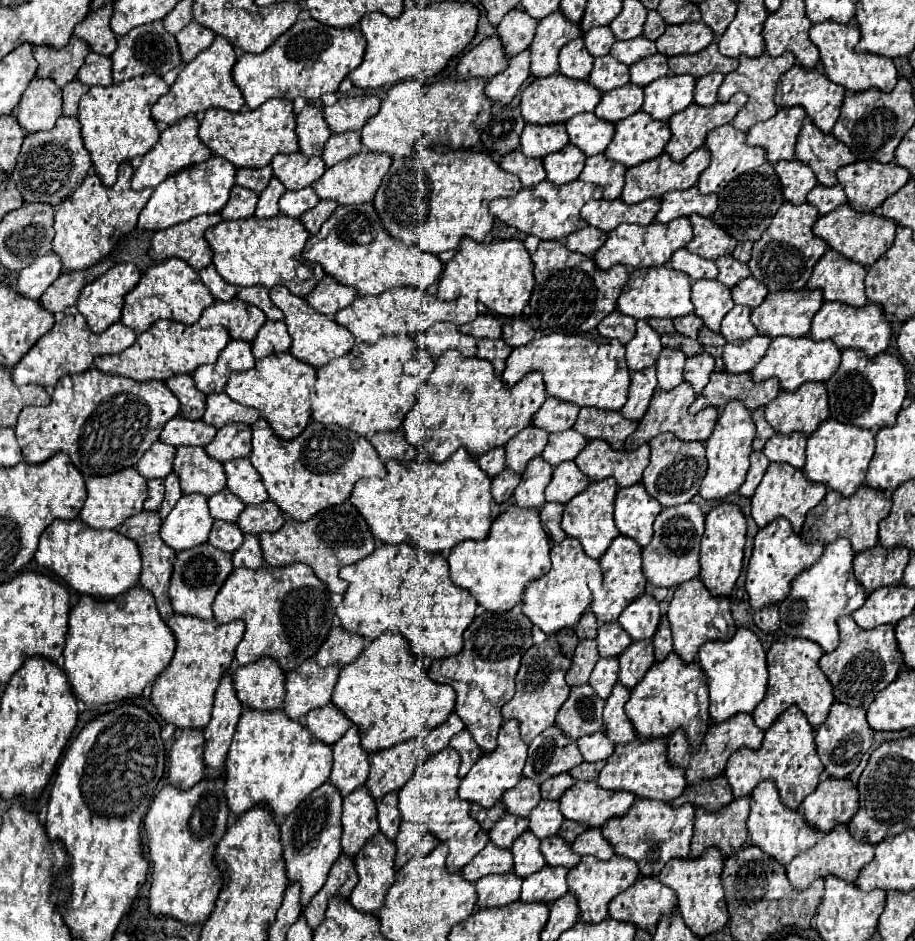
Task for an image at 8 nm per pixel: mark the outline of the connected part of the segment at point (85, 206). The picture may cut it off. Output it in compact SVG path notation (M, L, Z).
M122 162L120 172L118 172L118 182L114 186L104 186L100 182L100 176L90 174L84 178L82 186L66 198L58 210L56 210L56 238L52 242L52 250L62 256L62 272L72 272L72 270L84 270L94 264L98 264L102 258L106 258L116 246L118 240L132 232L136 228L138 216L142 208L146 206L148 198L152 196L152 188L146 190L132 190L130 180L132 180L132 164Z

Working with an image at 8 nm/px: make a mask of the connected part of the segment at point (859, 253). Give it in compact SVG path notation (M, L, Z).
M846 202L846 204L836 206L830 214L820 216L812 230L814 230L816 236L826 240L828 246L838 250L846 258L850 258L854 262L860 262L864 266L870 266L890 248L890 244L894 240L894 234L896 234L896 226L898 224L894 224L894 220L888 220L888 218L878 216L874 212L860 212Z

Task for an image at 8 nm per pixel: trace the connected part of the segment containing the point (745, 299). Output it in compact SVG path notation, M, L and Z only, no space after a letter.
M754 276L744 278L740 284L736 284L732 288L732 300L736 304L744 304L750 308L760 306L762 300L766 298L766 294L768 294L768 288L760 280L756 280Z

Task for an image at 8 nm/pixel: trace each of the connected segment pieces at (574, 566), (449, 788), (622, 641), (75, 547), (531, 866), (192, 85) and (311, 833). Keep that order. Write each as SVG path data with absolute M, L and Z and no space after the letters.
M566 538L556 544L550 552L552 568L546 576L532 580L522 596L522 612L536 624L542 632L554 634L562 628L572 628L580 620L580 616L588 610L592 602L592 590L602 582L600 562L590 558L578 538Z
M444 748L430 756L424 764L420 764L410 780L398 792L398 808L402 820L412 820L426 824L426 828L438 836L438 840L448 842L448 868L450 872L460 872L486 844L488 834L480 828L480 824L470 816L470 802L458 798L458 768L460 768L460 754L454 748Z
M618 622L602 624L598 628L596 644L598 644L600 656L618 656L630 642L632 638L628 636L628 632L622 632L622 626Z
M80 518L54 520L40 536L36 562L56 572L68 586L80 594L94 598L116 598L138 586L140 578L140 552L134 540L116 530L96 530L86 526Z
M532 830L522 832L512 844L510 852L514 854L514 872L520 878L526 878L546 866L546 860L540 852L540 840L534 836Z
M216 36L208 50L200 52L192 62L188 62L180 70L176 82L170 86L170 92L152 106L152 118L160 124L170 126L188 114L198 114L208 108L224 108L238 112L244 106L244 96L232 80L234 64L236 64L234 46L226 38Z
M326 780L302 804L298 804L298 808L292 814L288 814L286 820L280 824L286 874L290 882L296 880L302 886L302 908L324 886L328 870L342 852L340 848L342 802L344 798L338 792L338 788L330 780Z

